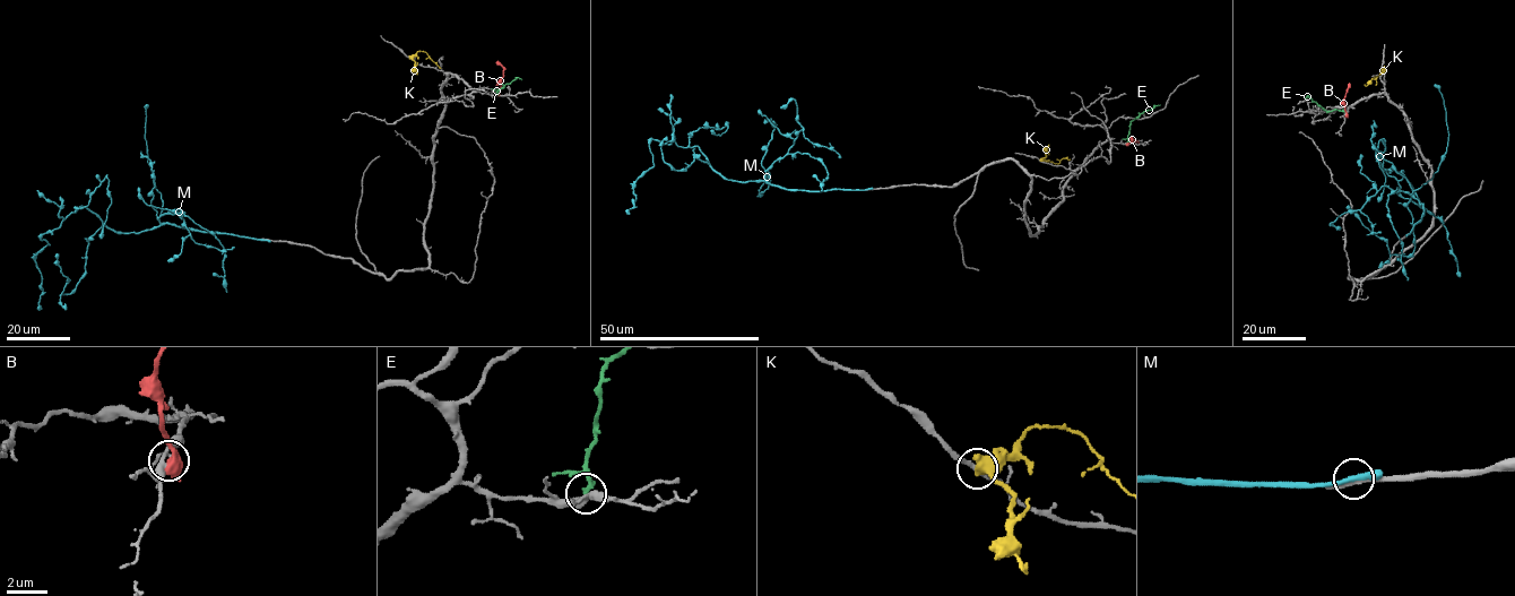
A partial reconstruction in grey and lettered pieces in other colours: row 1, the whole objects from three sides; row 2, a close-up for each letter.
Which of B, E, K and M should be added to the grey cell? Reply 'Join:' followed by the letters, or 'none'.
Join: none

